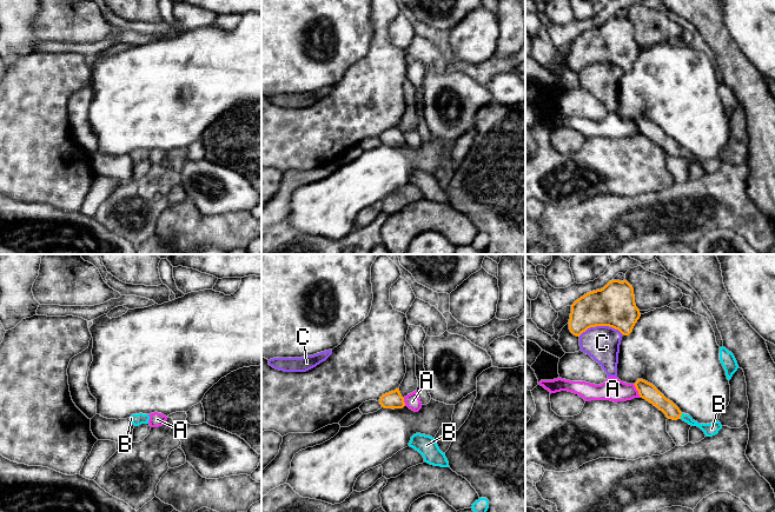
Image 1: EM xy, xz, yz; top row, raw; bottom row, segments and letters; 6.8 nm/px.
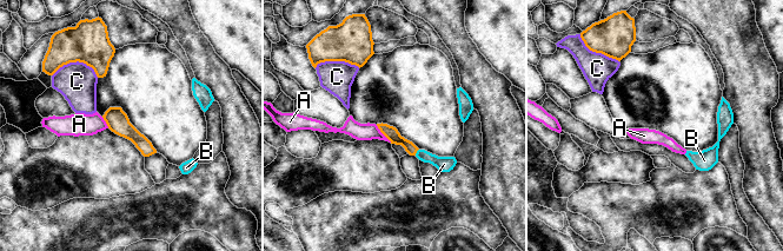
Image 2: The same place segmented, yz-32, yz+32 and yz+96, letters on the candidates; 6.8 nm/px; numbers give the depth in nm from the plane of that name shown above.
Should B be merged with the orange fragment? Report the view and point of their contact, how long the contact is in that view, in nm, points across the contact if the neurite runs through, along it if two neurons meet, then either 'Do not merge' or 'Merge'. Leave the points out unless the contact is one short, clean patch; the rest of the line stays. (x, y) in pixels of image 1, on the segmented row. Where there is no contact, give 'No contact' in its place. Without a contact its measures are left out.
Touches orange at yz (681, 414). Shared border 40 nm. Path across: yz (651, 394), (674, 413), (681, 414), (693, 423), (711, 429). Merge

